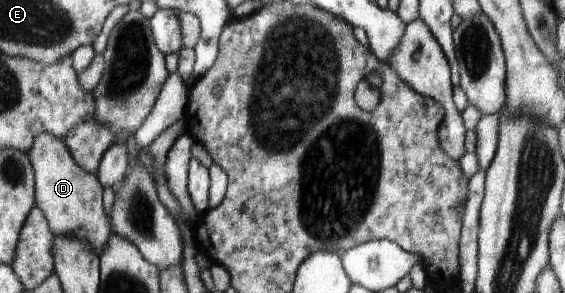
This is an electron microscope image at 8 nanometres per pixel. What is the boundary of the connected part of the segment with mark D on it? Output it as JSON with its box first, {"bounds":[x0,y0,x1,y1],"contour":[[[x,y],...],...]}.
{"bounds":[27,132,113,254],"contour":[[[39,132],[33,140],[33,148],[27,153],[31,168],[33,169],[33,176],[35,181],[35,204],[37,208],[43,212],[43,216],[47,219],[49,228],[57,234],[57,236],[73,236],[79,240],[87,240],[91,244],[91,248],[97,254],[103,254],[103,248],[109,242],[109,236],[113,234],[111,229],[111,222],[109,216],[105,214],[103,208],[103,186],[99,184],[97,176],[85,172],[70,155],[70,152],[64,142],[55,138],[49,132]]]}

